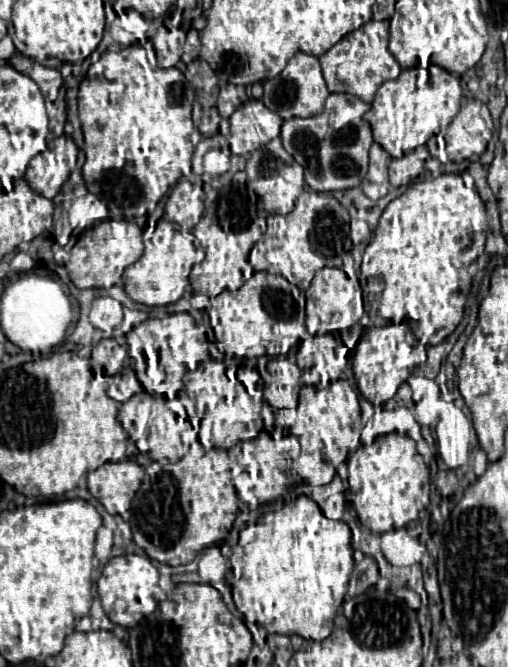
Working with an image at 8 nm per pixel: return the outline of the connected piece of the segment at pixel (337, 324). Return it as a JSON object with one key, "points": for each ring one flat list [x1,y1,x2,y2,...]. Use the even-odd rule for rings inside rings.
{"points":[[323,267,315,273,311,287,304,291,306,298,306,317,307,331,311,335,325,335,325,333,333,333,333,331,341,331,341,329,349,329,357,323,355,317,355,305,353,305,353,297,355,297,355,289,353,283,349,281,349,277,345,275,343,269,331,269,331,267]]}

